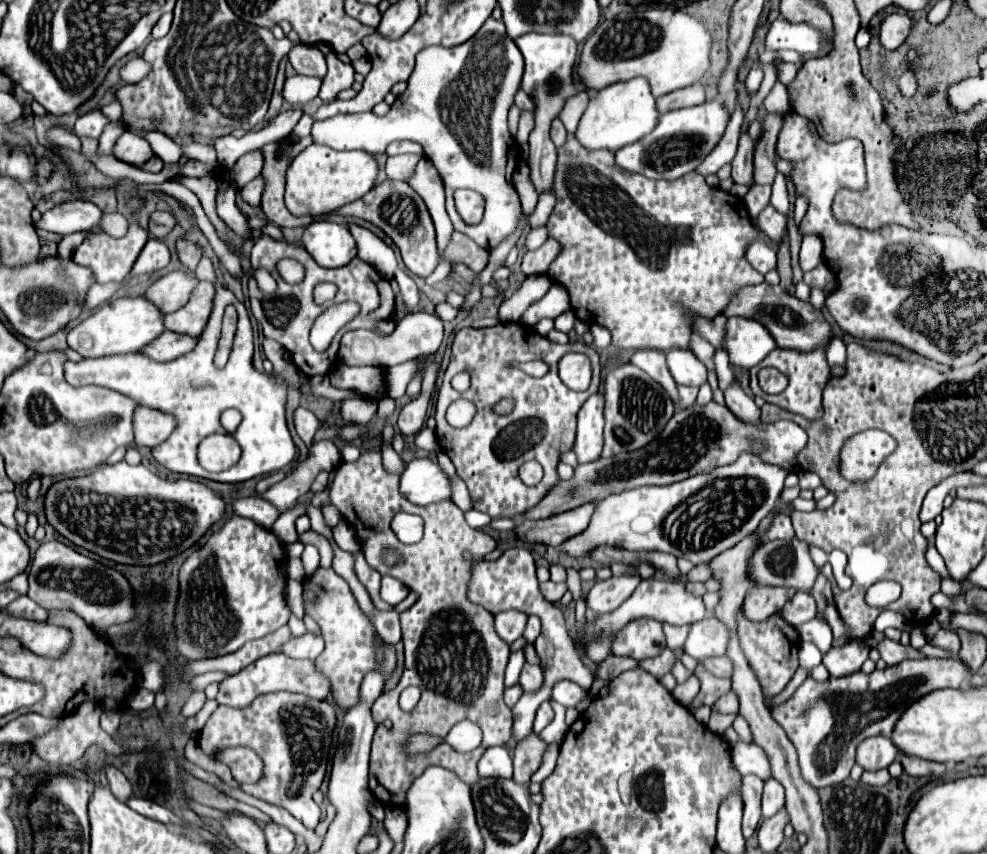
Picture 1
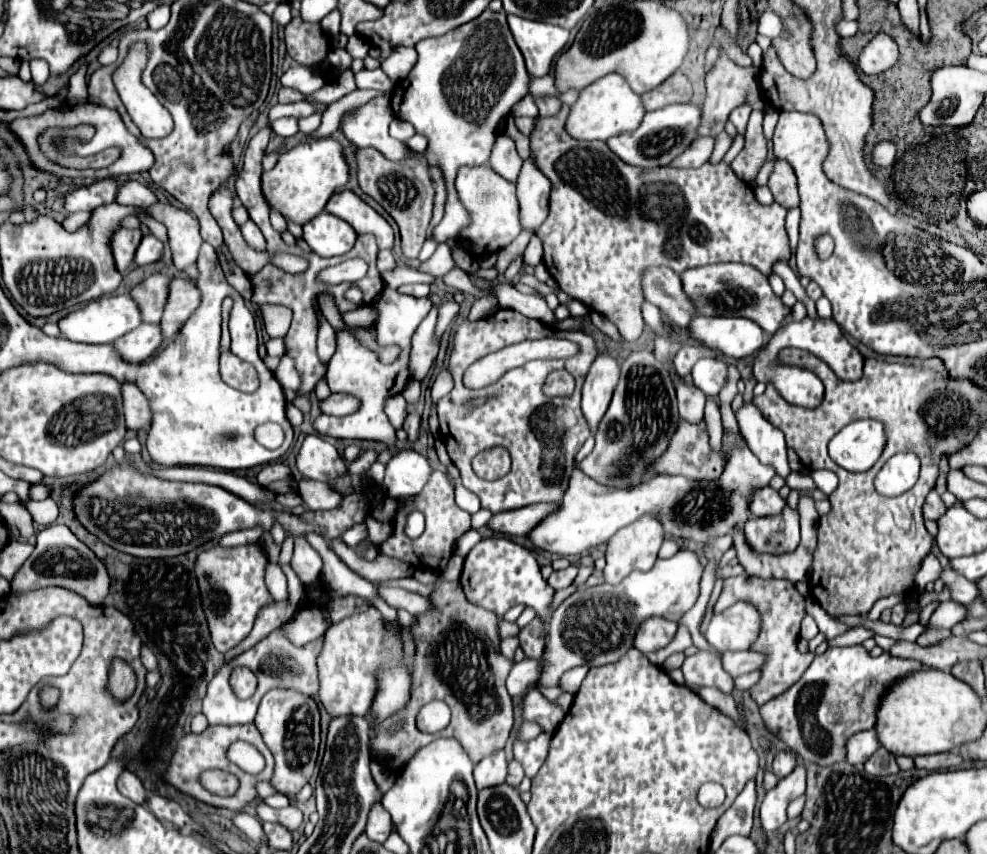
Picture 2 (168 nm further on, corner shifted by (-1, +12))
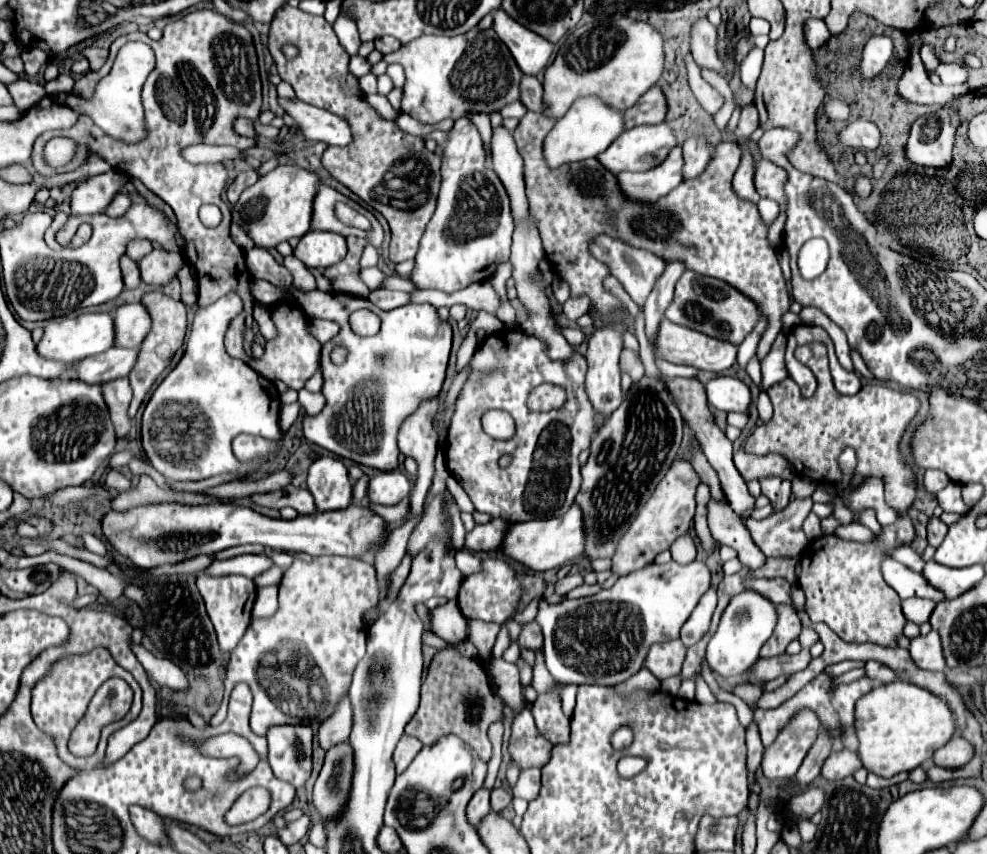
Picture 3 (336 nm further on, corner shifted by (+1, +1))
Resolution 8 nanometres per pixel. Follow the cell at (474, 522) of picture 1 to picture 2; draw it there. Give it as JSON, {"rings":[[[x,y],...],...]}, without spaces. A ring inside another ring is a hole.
{"rings":[[[461,482],[455,484],[455,502],[457,502],[459,508],[463,508],[463,510],[469,512],[469,514],[475,514],[475,512],[481,508],[479,498],[477,498],[473,492],[469,492],[467,488],[463,488]]]}

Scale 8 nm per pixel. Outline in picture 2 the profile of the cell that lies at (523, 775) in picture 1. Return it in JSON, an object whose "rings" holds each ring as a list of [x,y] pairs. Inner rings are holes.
{"rings":[[[511,760],[509,762],[509,774],[507,774],[507,782],[511,786],[519,786],[519,782],[523,780],[525,772],[523,772],[523,766],[517,762],[517,760]]]}

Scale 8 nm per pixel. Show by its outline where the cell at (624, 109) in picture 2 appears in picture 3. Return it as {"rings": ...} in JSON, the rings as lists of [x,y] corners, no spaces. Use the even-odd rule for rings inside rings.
{"rings":[[[597,97],[577,99],[571,109],[555,123],[555,127],[547,133],[543,141],[543,157],[549,169],[557,169],[561,165],[569,165],[575,161],[585,161],[603,153],[621,133],[623,133],[623,113],[605,107]]]}

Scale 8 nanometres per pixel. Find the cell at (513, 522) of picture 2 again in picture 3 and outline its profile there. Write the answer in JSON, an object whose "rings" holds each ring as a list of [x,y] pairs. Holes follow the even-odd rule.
{"rings":[[[491,519],[485,525],[475,525],[473,531],[469,531],[465,535],[465,549],[469,549],[469,551],[495,551],[495,549],[499,549],[507,527],[509,527],[509,523],[505,523],[503,519]]]}

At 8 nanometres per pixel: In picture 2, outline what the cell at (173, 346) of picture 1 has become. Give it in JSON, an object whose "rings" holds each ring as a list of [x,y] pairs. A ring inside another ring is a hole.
{"rings":[[[141,324],[135,332],[123,336],[123,340],[115,340],[115,350],[129,362],[147,360],[157,348],[161,348],[163,334],[159,324]]]}

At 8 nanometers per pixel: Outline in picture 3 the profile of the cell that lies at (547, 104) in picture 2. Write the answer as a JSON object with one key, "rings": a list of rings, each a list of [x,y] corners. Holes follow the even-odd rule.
{"rings":[[[523,75],[521,77],[521,85],[519,85],[521,97],[519,101],[529,109],[529,111],[543,111],[543,85],[537,81],[537,77],[533,75]]]}

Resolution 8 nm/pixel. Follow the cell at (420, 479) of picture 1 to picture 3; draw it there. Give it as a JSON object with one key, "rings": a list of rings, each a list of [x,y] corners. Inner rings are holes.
{"rings":[[[389,471],[371,477],[367,497],[375,505],[395,505],[411,491],[411,479],[403,471]]]}

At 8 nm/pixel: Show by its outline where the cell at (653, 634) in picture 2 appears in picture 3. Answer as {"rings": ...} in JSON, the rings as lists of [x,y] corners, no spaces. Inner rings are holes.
{"rings":[[[677,639],[677,641],[667,641],[667,643],[657,643],[651,647],[645,667],[659,679],[667,679],[673,675],[681,673],[683,661],[685,661],[687,647]]]}

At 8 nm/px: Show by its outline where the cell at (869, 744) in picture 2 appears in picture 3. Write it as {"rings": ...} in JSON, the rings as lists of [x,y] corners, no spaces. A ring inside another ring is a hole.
{"rings":[[[841,749],[841,751],[833,751],[833,755],[829,755],[823,761],[821,775],[829,781],[837,781],[837,779],[845,779],[845,777],[853,775],[853,771],[859,767],[861,767],[859,755],[855,751]]]}

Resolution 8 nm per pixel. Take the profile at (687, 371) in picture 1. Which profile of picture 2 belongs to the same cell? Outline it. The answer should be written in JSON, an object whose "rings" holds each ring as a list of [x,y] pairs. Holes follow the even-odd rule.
{"rings":[[[699,358],[691,368],[693,384],[705,392],[705,396],[715,398],[727,380],[727,366],[721,358]]]}

